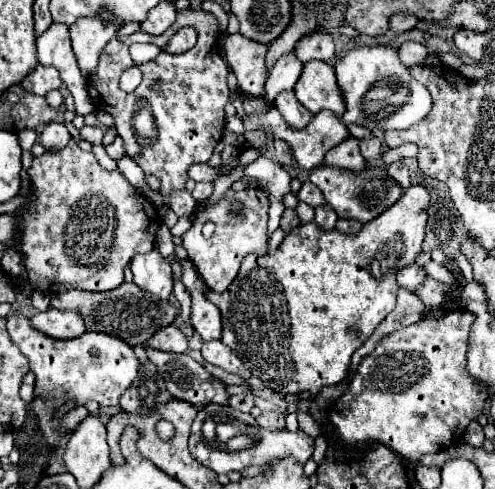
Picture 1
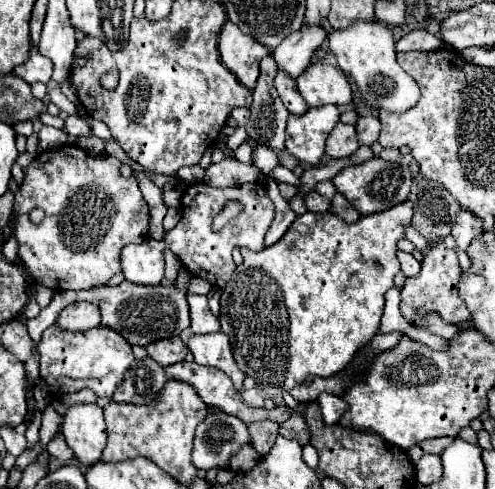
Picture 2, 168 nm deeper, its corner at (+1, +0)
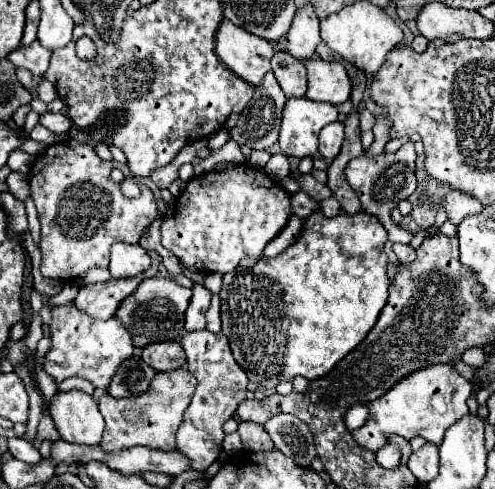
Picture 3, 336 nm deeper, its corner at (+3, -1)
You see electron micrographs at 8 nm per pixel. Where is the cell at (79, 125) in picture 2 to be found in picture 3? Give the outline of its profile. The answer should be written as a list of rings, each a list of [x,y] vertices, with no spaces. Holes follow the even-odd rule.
[[[46,111],[46,113],[40,115],[40,125],[44,125],[46,129],[50,129],[54,133],[66,133],[66,131],[70,131],[72,121],[64,113],[50,113],[50,111]]]

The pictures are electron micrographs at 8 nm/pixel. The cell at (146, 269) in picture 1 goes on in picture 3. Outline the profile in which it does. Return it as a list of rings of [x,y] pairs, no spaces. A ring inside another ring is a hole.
[[[116,243],[110,251],[110,275],[114,279],[138,277],[146,273],[152,265],[148,251],[140,245],[130,243]]]

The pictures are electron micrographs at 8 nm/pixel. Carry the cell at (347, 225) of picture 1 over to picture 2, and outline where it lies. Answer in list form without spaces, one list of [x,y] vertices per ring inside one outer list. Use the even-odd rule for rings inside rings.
[[[336,192],[334,200],[332,200],[332,210],[334,210],[342,220],[346,220],[346,222],[354,222],[354,220],[360,218],[358,210],[352,208],[352,204],[350,204],[348,200],[344,200],[344,196],[342,196],[340,192]]]

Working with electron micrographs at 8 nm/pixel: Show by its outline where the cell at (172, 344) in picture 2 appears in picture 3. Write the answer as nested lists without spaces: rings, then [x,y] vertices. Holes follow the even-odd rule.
[[[160,341],[146,345],[142,351],[142,359],[156,371],[172,371],[176,367],[182,367],[182,363],[186,361],[186,353],[178,341]]]

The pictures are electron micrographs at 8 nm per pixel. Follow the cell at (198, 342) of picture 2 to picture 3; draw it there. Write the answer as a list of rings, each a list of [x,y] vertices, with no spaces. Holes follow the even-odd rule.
[[[208,329],[184,333],[180,345],[186,351],[190,373],[196,377],[198,385],[190,407],[186,409],[184,421],[176,433],[178,451],[190,457],[192,469],[206,471],[220,455],[220,447],[224,439],[224,431],[222,431],[224,421],[230,419],[236,411],[236,405],[240,405],[240,401],[246,399],[248,377],[236,365],[232,351],[228,347],[228,339],[222,333],[210,333]]]

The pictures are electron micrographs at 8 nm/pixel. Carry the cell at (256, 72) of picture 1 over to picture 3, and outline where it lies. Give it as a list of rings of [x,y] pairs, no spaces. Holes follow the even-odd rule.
[[[224,19],[216,33],[216,53],[234,75],[258,85],[270,69],[274,45]]]

